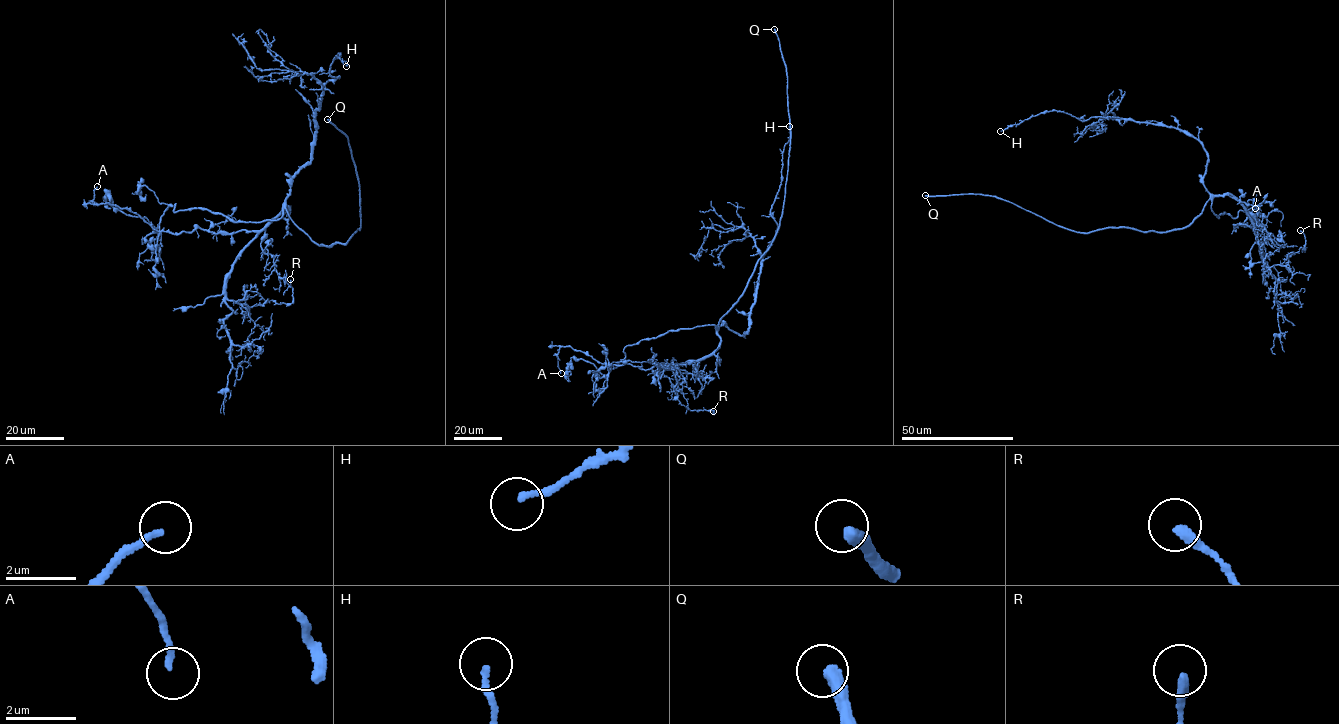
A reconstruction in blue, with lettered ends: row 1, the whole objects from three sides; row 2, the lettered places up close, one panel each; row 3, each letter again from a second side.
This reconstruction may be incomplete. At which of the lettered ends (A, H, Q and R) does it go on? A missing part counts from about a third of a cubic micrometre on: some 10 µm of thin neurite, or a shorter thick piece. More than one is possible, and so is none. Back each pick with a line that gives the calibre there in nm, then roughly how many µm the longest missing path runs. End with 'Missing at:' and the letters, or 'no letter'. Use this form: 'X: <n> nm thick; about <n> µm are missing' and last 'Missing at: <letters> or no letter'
Q: 400 nm thick; about 20 µm are missing
Missing at: Q

